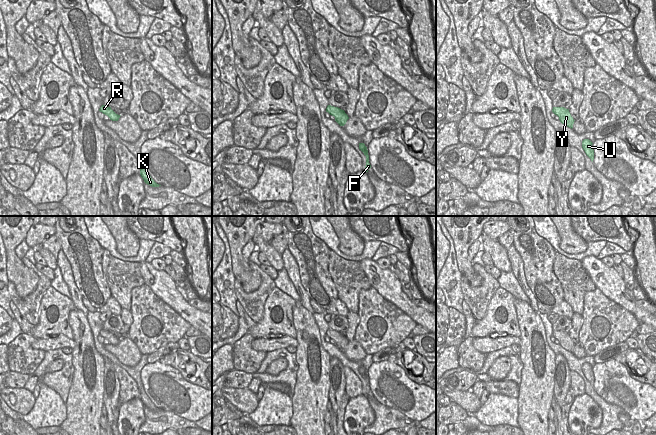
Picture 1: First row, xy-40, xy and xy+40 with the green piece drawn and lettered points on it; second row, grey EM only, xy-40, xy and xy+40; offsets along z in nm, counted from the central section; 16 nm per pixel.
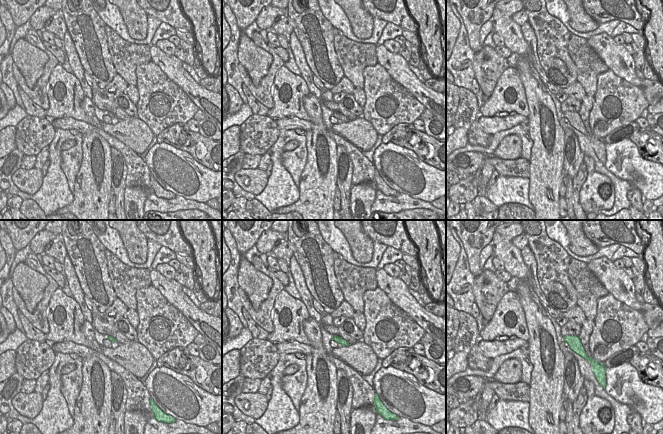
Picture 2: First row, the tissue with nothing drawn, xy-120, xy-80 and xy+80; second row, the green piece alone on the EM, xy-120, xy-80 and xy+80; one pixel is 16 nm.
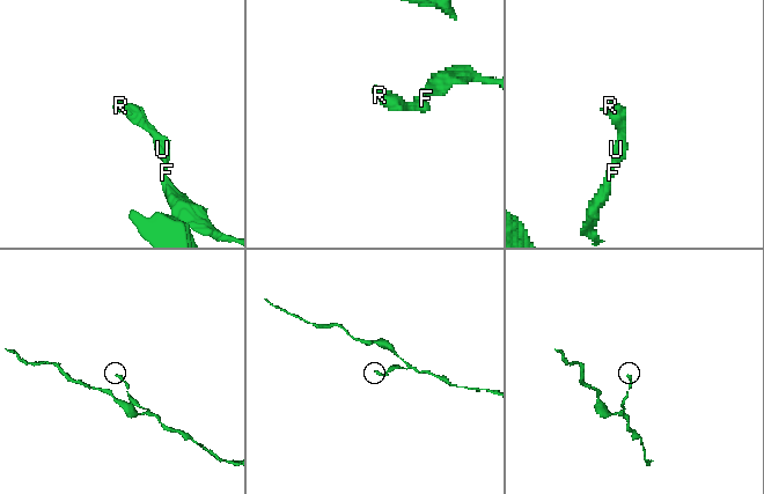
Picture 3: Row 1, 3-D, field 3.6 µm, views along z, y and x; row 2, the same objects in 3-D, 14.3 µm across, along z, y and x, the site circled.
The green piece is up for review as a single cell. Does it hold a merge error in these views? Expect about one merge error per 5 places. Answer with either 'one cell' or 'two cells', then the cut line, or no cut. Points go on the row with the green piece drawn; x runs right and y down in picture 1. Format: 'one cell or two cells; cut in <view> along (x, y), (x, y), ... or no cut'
one cell; no cut

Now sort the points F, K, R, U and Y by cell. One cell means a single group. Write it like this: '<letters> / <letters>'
F K R U Y

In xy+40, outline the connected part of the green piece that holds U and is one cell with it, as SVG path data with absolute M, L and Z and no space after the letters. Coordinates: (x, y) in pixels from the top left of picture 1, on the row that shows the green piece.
M584 139L582 141L582 148L585 151L586 155L591 159L593 162L594 160L594 150L592 147L592 142L589 139Z

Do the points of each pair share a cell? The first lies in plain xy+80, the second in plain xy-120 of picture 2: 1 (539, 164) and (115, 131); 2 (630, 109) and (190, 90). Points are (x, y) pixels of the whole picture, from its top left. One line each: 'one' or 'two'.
1: two
2: two

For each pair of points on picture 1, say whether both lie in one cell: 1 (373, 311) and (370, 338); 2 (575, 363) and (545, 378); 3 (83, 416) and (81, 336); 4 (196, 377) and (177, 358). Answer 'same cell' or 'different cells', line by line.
1: same cell
2: different cells
3: same cell
4: same cell

